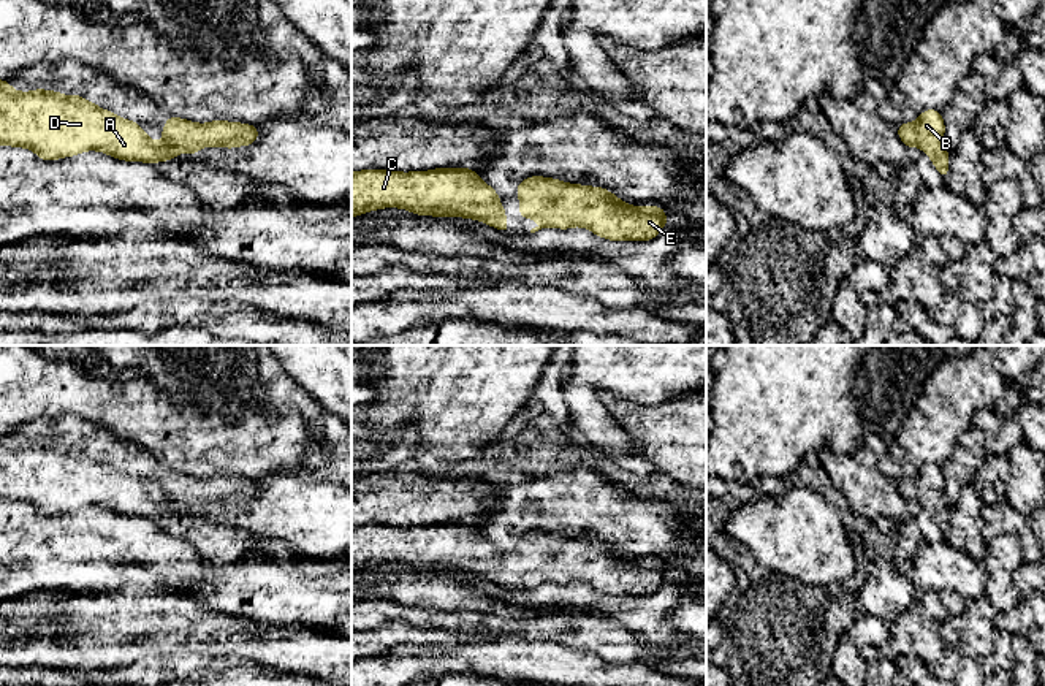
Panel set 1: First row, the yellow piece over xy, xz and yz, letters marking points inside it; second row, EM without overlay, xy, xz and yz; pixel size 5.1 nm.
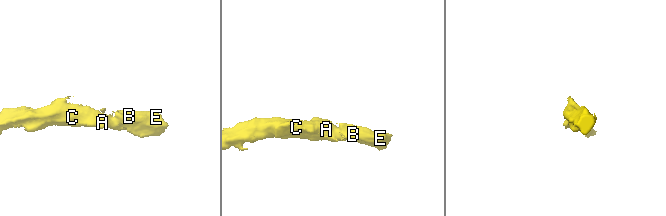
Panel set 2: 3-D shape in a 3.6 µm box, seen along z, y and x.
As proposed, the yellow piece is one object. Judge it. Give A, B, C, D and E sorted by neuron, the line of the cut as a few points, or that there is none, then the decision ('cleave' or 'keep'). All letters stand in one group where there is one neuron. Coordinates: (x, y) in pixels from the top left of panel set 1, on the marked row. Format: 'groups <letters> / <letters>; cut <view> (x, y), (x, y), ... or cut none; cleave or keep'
groups A B C D E; cut none; keep

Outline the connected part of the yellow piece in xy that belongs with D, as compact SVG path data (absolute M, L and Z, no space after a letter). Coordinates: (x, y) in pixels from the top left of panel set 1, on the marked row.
M6 79L0 81L0 144L30 149L46 162L98 151L119 160L152 165L177 158L179 151L192 157L201 147L255 144L258 125L226 120L195 124L168 116L162 135L158 144L139 124L101 109L82 95L44 89L17 92Z

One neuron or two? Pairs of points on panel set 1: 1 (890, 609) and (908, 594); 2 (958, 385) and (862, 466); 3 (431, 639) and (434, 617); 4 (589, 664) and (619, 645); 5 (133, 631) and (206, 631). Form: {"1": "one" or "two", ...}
{"1": "one", "2": "two", "3": "two", "4": "two", "5": "one"}

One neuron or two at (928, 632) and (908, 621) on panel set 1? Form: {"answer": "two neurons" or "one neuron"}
{"answer": "one neuron"}

